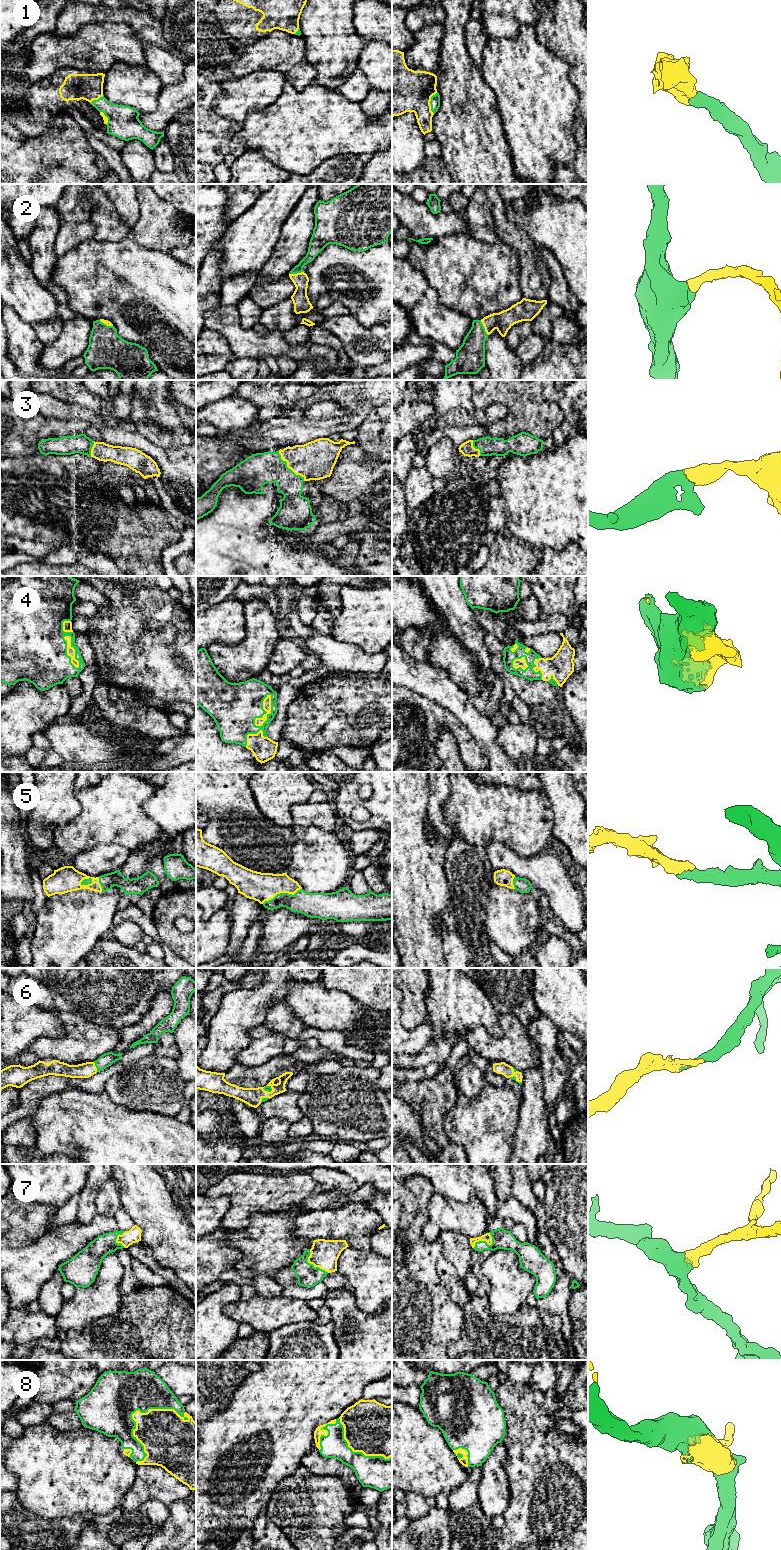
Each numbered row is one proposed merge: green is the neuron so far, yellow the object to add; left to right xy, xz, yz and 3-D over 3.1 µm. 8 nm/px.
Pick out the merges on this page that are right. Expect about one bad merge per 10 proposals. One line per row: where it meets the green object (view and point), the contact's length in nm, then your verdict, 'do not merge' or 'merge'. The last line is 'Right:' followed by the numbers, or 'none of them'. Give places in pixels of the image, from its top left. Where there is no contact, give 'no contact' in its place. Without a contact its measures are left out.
1: contact yz (430, 102); length 180 nm; merge
2: contact xz (296, 273); length 120 nm; merge
3: contact xz (287, 467); length 320 nm; merge
4: contact xz (271, 712); length 280 nm; merge
5: contact xz (281, 893); length 340 nm; merge
6: contact xy (96, 1067); length 90 nm; merge
7: contact xz (313, 1265); length 240 nm; merge
8: contact xy (133, 1412); length 550 nm; merge
Right: 1, 2, 3, 4, 5, 6, 7, 8

